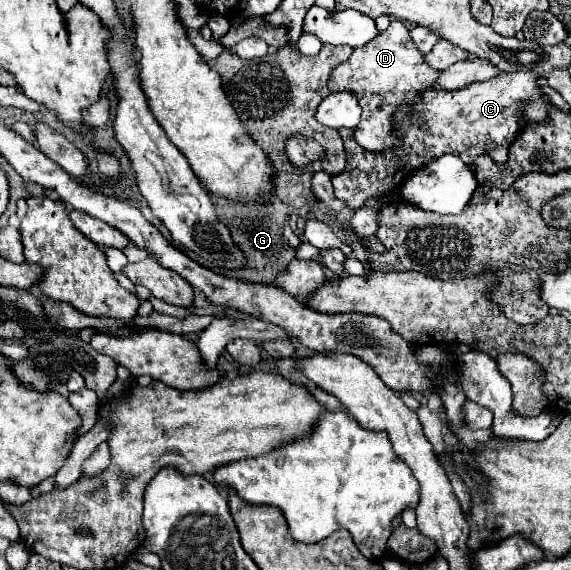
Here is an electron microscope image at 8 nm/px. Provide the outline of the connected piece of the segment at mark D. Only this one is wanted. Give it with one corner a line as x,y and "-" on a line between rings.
391,19
387,31
383,31
367,45
355,49
343,65
337,65
331,71
329,91
349,89
359,97
363,115
361,123
355,129
355,141
369,151
381,151
395,145
397,141
397,137
391,131
391,115
395,113
397,105
413,103
419,97
419,93
431,89
431,83
435,79
437,71
423,61
423,53
419,53
413,41
409,39
407,25
399,19

